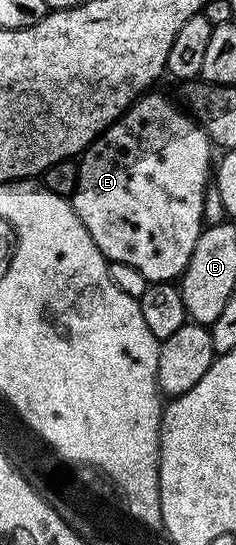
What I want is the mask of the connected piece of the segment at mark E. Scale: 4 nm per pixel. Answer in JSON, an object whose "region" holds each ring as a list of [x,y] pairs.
{"region":[[[149,91],[144,96],[138,98],[111,127],[99,133],[92,140],[92,144],[84,150],[79,158],[78,183],[70,198],[78,219],[82,219],[82,227],[86,227],[86,231],[90,231],[90,239],[94,239],[98,251],[102,251],[104,258],[113,266],[129,265],[134,272],[141,273],[146,279],[145,282],[148,283],[158,281],[175,282],[184,276],[186,267],[190,263],[190,255],[194,255],[194,243],[198,243],[200,233],[206,227],[204,204],[206,203],[210,182],[214,177],[214,156],[212,157],[214,146],[206,135],[204,128],[197,123],[195,117],[187,109],[181,107],[177,102],[176,106],[166,94],[156,92]]]}

